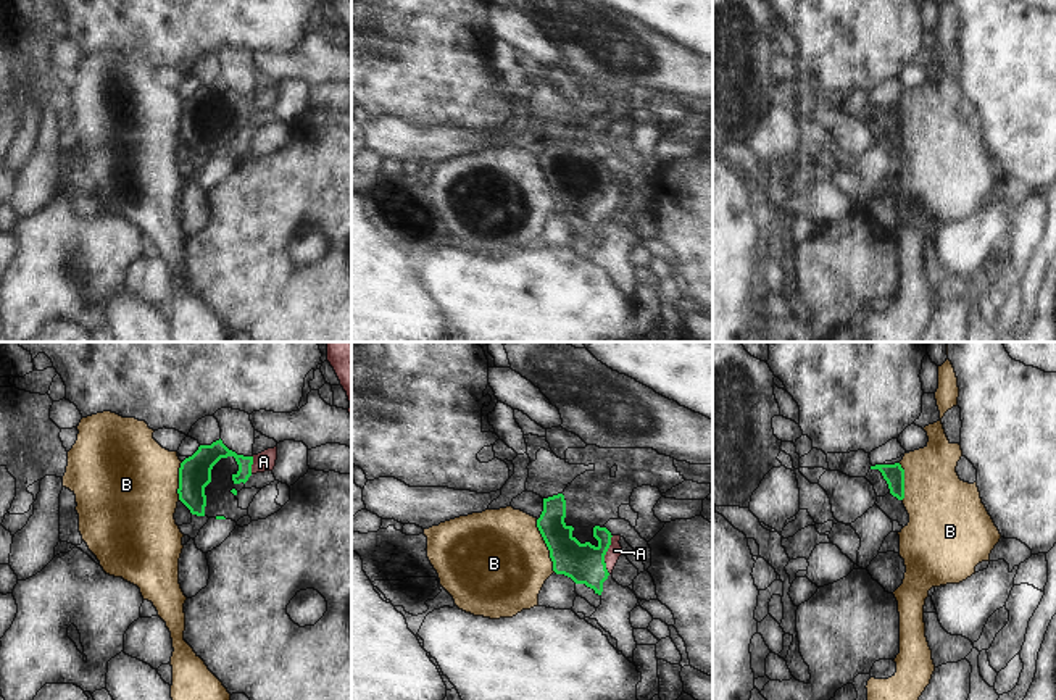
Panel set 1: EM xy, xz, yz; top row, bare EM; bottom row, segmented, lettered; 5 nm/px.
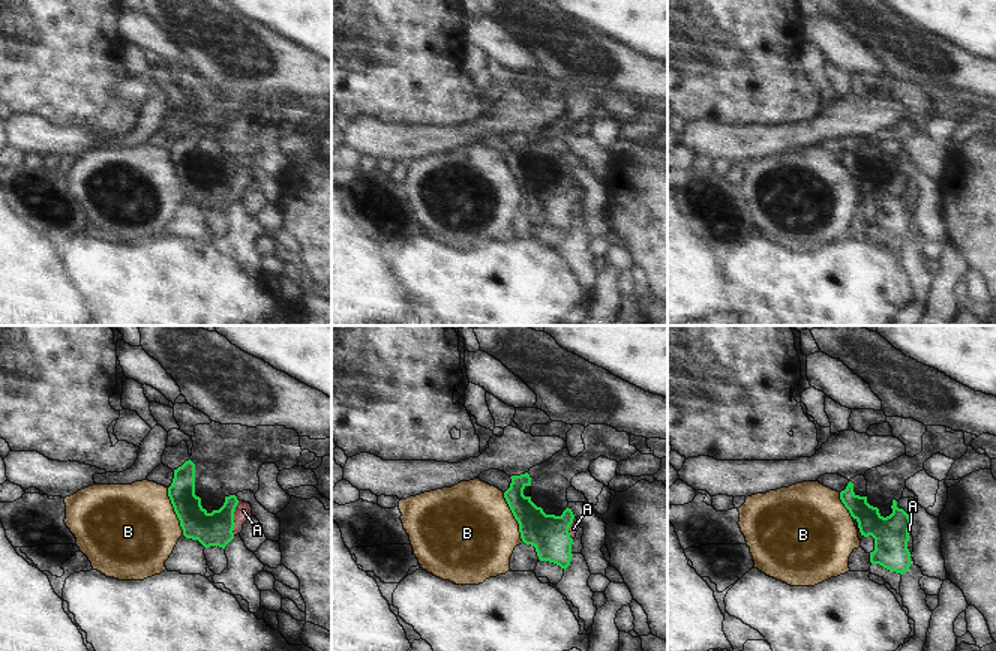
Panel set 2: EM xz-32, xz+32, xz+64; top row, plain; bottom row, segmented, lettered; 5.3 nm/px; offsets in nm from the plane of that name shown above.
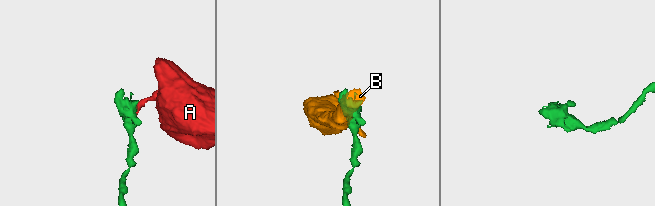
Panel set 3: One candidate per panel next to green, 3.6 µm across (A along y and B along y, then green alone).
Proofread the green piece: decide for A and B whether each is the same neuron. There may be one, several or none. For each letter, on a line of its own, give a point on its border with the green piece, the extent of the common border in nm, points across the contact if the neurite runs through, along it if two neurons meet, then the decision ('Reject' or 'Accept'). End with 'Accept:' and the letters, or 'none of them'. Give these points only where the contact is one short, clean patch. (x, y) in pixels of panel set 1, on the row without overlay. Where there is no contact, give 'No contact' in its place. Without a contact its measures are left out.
A: Touches green at xz (605, 192). Shared border 190 nm. Path across: xz (584, 202), (595, 202), (605, 192), (615, 189). Accept
B: Touches green at xz (547, 184). Shared border 280 nm. Boundary: xz (536, 158), (555, 210). Reject
Accept: A

